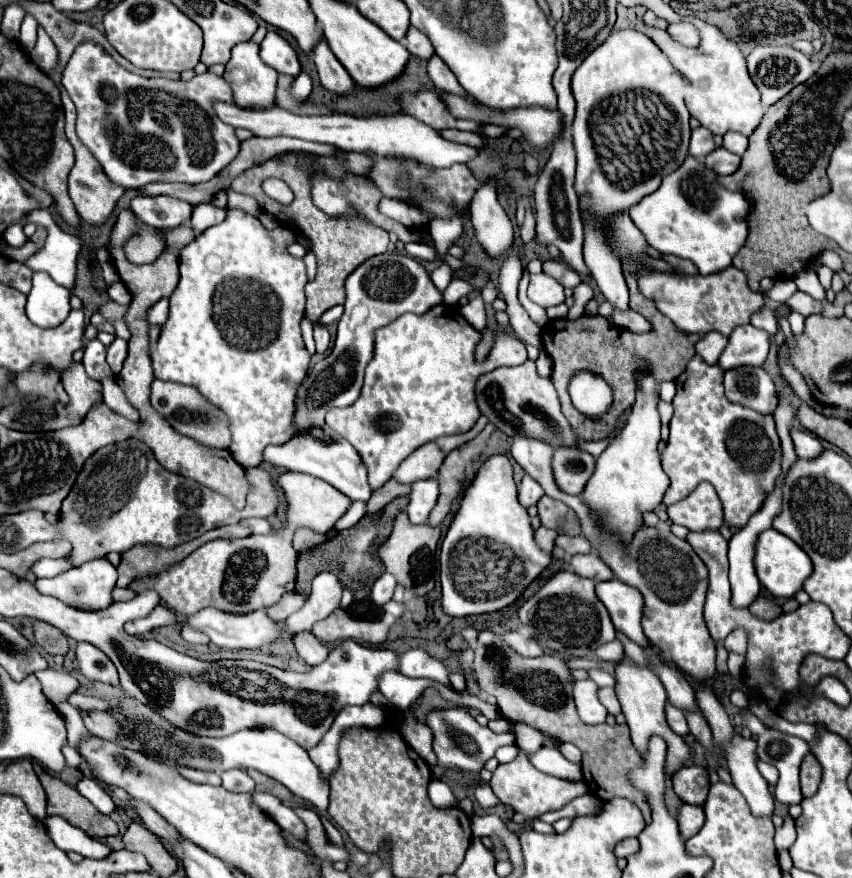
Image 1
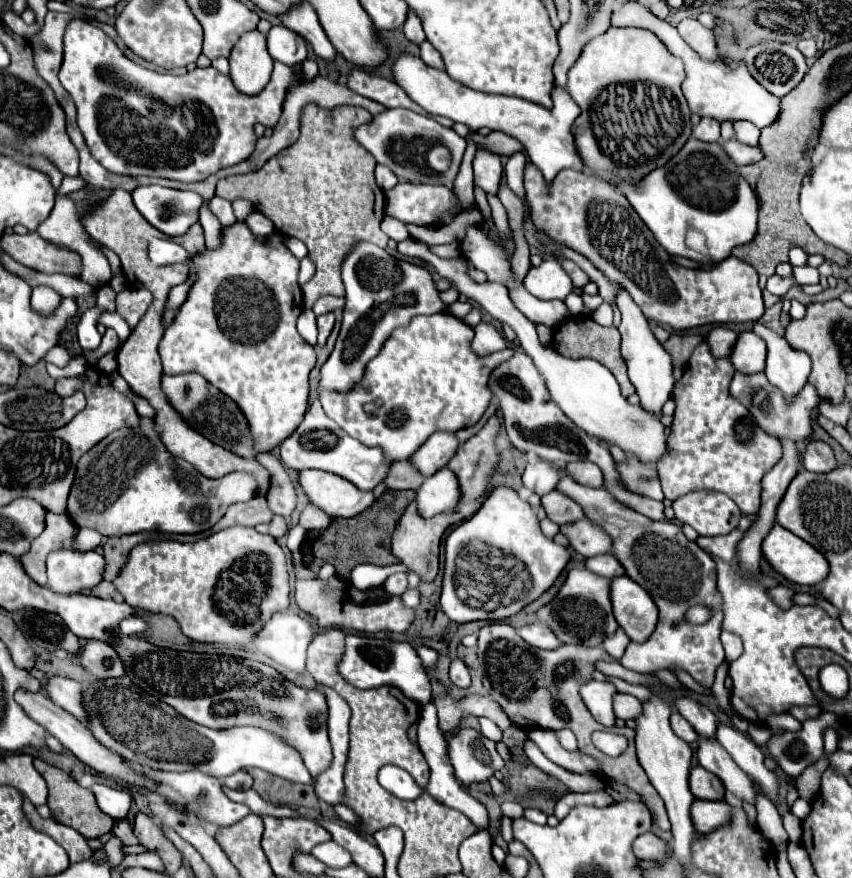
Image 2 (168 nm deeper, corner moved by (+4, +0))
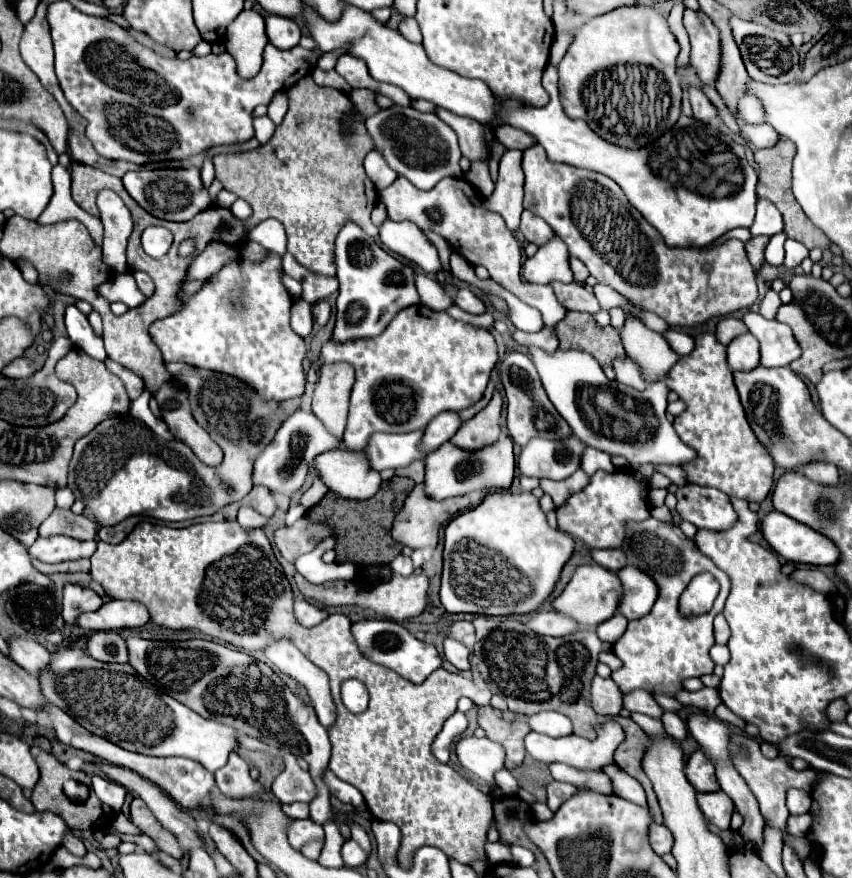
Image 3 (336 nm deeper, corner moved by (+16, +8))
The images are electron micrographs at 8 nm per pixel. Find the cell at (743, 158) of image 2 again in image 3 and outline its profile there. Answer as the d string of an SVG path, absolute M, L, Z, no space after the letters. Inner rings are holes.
M760 123L760 125L742 125L740 127L742 133L756 145L756 149L764 149L764 147L772 147L778 143L780 133L768 125L768 123Z

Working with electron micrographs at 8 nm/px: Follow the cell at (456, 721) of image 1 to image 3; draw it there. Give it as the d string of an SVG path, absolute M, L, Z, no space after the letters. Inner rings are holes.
M466 737L466 739L458 741L456 753L458 753L458 759L464 769L476 773L478 777L482 777L484 781L494 785L494 789L492 789L492 795L494 795L498 789L498 785L494 781L494 773L504 769L504 757L506 757L504 747L496 741L490 741L488 737L484 737L484 739Z

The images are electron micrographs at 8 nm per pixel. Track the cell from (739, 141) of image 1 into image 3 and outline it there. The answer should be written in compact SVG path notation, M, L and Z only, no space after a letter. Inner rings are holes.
M746 95L744 99L740 99L738 113L746 123L764 123L764 119L766 119L766 113L764 113L760 99L754 95Z

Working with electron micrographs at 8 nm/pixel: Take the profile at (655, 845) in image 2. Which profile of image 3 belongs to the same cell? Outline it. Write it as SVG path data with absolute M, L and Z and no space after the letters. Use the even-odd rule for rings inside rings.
M652 823L652 827L650 827L650 843L652 843L652 849L658 855L664 855L664 853L672 851L674 837L672 837L672 833L670 833L670 829L666 825Z

